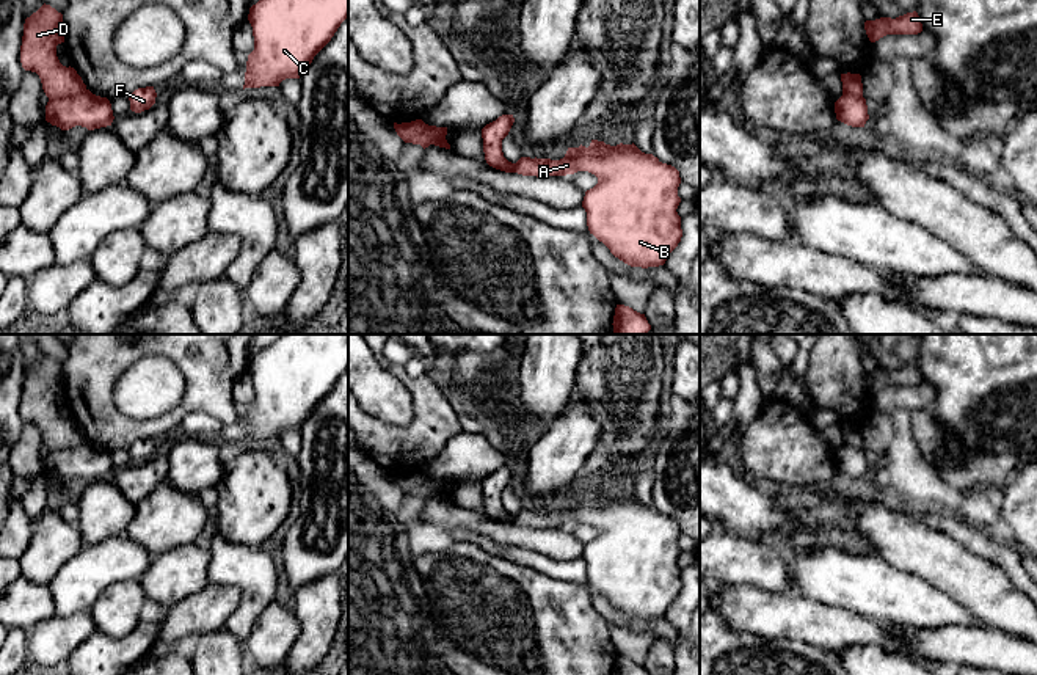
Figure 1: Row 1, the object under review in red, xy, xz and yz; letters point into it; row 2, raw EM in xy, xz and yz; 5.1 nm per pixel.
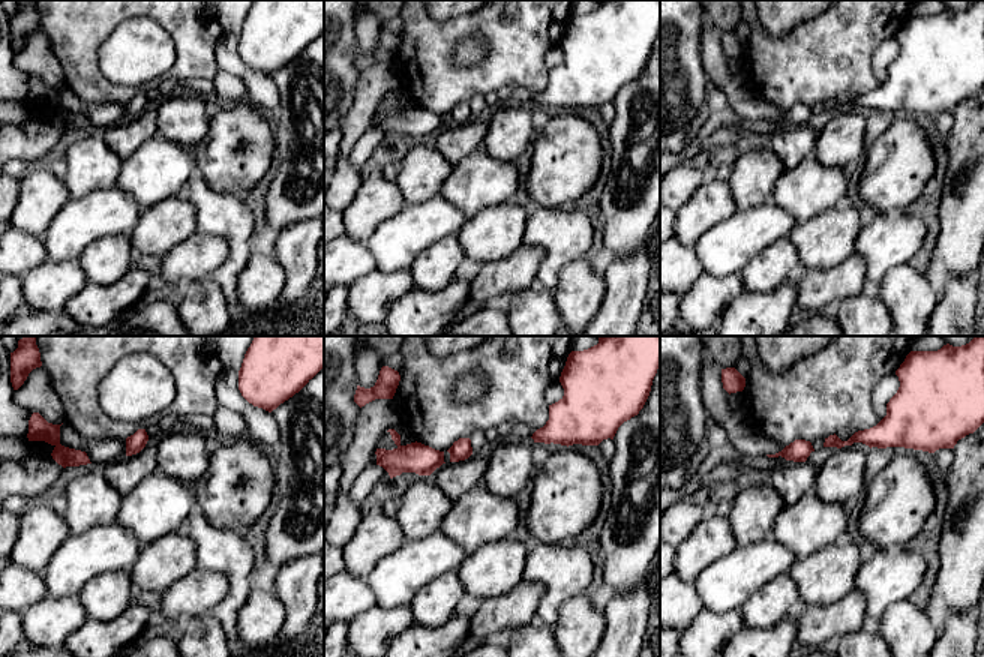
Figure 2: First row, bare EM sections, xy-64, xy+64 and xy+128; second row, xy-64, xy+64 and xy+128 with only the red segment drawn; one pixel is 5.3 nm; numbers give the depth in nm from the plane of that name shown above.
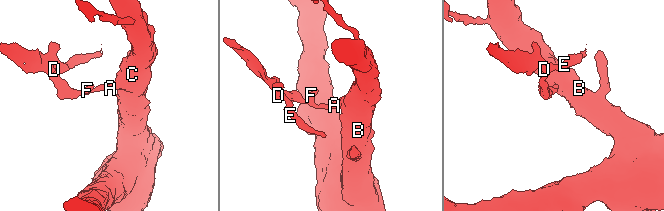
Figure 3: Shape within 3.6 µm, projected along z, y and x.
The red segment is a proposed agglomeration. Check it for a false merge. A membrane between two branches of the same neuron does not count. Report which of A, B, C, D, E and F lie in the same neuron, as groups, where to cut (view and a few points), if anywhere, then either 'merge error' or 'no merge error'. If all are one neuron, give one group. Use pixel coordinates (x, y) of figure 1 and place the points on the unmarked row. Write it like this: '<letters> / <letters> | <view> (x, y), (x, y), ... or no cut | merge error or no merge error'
A B C F / D E | xy (85, 440), (72, 448), (58, 448), (49, 452) | merge error

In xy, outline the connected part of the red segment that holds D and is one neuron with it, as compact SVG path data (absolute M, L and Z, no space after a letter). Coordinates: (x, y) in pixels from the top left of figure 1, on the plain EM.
M45 355L24 375L20 414L39 427L49 452L74 449L86 441L77 422L63 418L56 408L56 397L64 394L63 378L63 366Z

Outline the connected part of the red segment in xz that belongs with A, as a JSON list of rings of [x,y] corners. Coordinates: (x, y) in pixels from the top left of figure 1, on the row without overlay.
[[[502,466],[482,480],[485,512],[489,518],[522,527],[566,527],[588,523],[598,529],[598,535],[585,543],[582,559],[587,564],[587,578],[610,604],[631,618],[664,617],[668,606],[682,589],[681,568],[676,560],[681,554],[678,538],[679,523],[662,515],[653,505],[642,504],[634,494],[610,498],[591,491],[590,498],[568,499],[560,512],[521,509],[516,515],[508,513],[502,504],[502,491],[515,474],[513,466]]]

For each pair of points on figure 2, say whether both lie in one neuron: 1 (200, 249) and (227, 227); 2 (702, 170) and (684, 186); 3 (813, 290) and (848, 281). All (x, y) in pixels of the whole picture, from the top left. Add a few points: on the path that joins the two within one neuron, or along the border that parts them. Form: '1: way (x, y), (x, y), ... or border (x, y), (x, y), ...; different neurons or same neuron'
1: border (197, 230), (227, 242), (228, 257), (216, 270); different neurons
2: way (698, 173), (689, 182); same neuron
3: way (822, 287), (839, 282); same neuron

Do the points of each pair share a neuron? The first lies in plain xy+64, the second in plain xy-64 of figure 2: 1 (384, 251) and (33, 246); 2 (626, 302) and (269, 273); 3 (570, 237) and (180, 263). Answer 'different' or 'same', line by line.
1: different
2: different
3: different

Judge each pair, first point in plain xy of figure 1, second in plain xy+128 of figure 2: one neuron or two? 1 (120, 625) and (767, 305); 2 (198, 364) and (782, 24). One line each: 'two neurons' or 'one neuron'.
1: two neurons
2: two neurons

